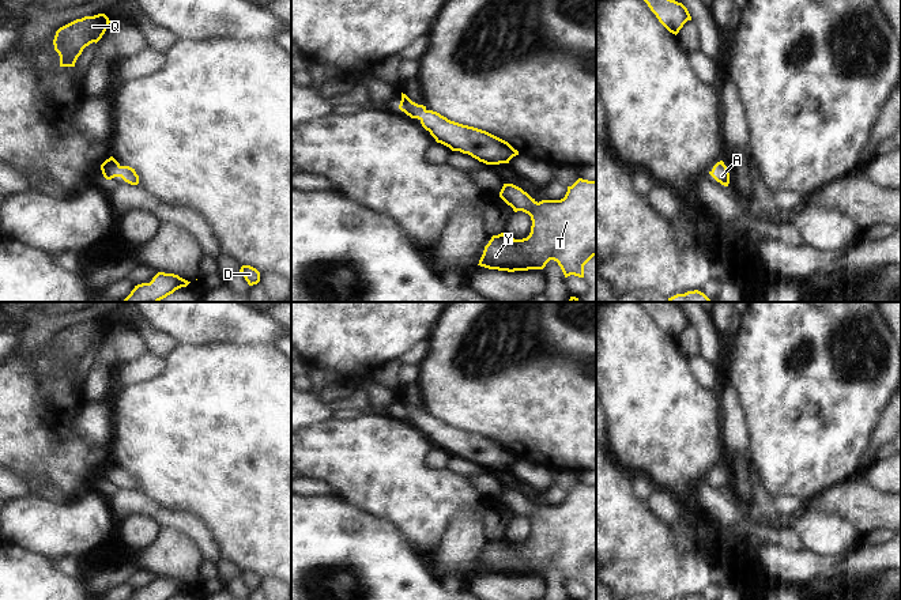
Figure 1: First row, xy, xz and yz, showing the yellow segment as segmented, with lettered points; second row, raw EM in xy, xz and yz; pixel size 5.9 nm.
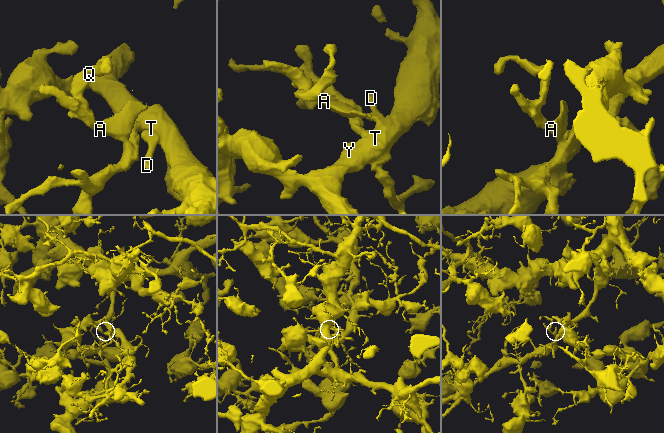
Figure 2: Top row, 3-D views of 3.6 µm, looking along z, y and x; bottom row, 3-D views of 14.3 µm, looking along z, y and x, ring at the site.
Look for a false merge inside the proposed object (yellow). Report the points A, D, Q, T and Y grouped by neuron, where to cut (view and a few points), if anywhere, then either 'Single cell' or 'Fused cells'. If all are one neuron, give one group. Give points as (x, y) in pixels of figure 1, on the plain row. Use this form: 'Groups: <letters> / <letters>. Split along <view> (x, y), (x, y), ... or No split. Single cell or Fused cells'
Groups: A D Q T Y. No split. Single cell

